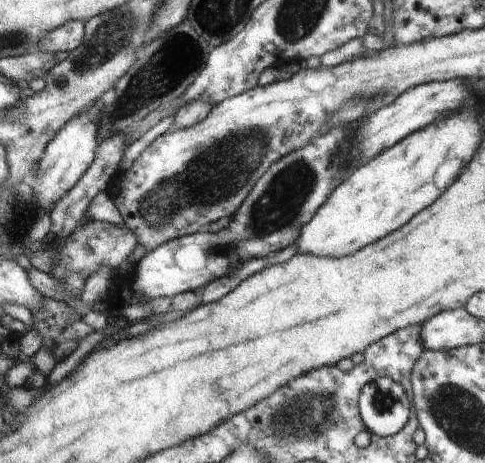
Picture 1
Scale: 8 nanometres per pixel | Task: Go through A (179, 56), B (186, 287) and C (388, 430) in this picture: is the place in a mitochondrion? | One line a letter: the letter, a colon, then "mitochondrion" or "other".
A: mitochondrion
B: other
C: other

